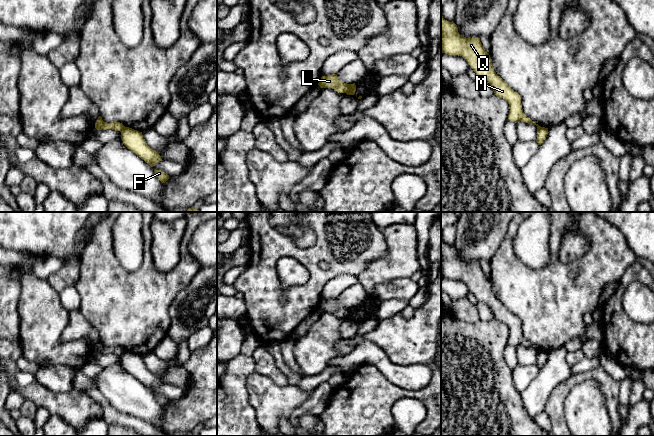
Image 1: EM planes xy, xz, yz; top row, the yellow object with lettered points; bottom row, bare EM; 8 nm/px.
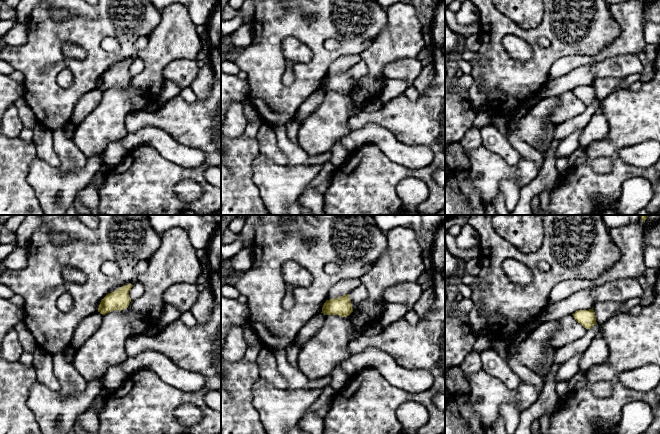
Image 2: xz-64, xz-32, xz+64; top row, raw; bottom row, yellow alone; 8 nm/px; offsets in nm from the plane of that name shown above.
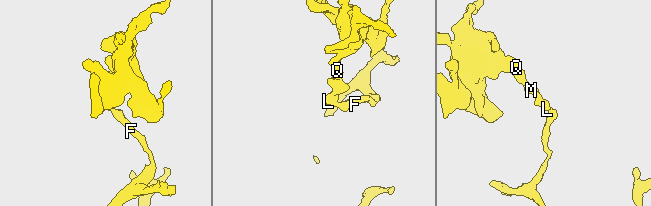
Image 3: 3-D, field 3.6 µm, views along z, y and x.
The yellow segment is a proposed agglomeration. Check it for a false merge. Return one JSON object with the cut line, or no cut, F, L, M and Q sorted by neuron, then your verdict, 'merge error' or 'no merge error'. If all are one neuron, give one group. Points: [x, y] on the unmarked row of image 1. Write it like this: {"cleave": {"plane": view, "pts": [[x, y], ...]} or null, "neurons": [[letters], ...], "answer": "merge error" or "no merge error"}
{"cleave": {"plane": "xz", "pts": [[348, 308], [344, 316]]}, "neurons": [["F"], ["L", "M", "Q"]], "answer": "merge error"}

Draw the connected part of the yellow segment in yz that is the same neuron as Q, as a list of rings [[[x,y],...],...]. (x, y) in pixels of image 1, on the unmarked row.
[[[441,236],[442,277],[462,280],[478,301],[484,302],[492,311],[496,320],[505,323],[510,335],[508,343],[512,346],[525,346],[541,351],[528,342],[522,333],[520,319],[496,298],[492,290],[492,283],[485,275],[480,262],[466,262],[459,258],[457,249],[443,242]]]

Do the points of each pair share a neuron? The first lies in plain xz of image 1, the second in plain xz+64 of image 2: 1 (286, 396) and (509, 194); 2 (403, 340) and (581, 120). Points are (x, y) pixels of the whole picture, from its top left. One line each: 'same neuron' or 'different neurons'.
1: different neurons
2: different neurons

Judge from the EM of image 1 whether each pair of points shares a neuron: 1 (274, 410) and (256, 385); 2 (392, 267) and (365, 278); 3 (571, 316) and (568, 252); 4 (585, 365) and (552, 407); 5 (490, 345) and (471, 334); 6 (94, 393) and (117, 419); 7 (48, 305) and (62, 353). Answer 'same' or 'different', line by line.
1: same
2: same
3: different
4: different
5: same
6: same
7: same

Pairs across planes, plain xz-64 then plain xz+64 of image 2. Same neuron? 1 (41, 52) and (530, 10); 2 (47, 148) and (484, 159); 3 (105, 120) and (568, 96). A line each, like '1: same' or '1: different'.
1: different
2: different
3: different

